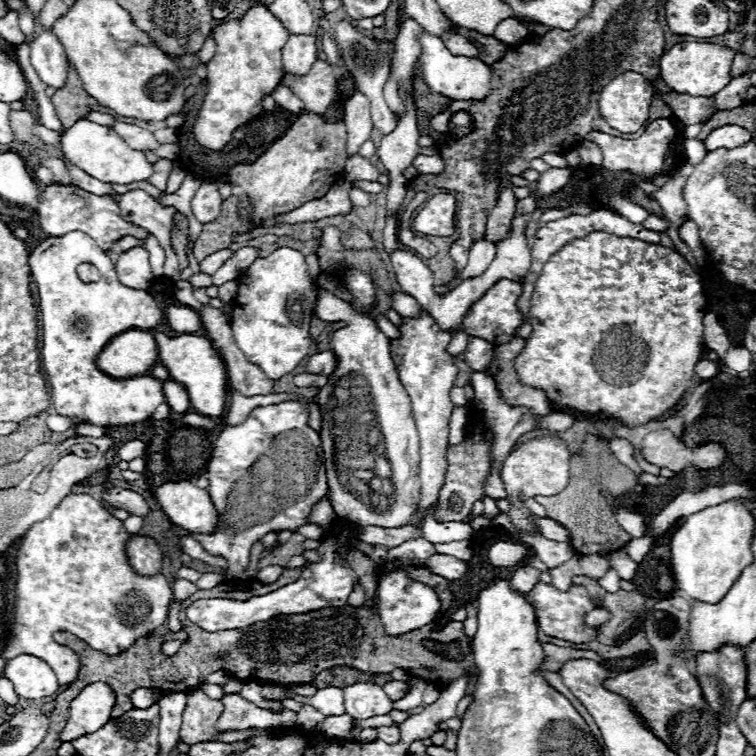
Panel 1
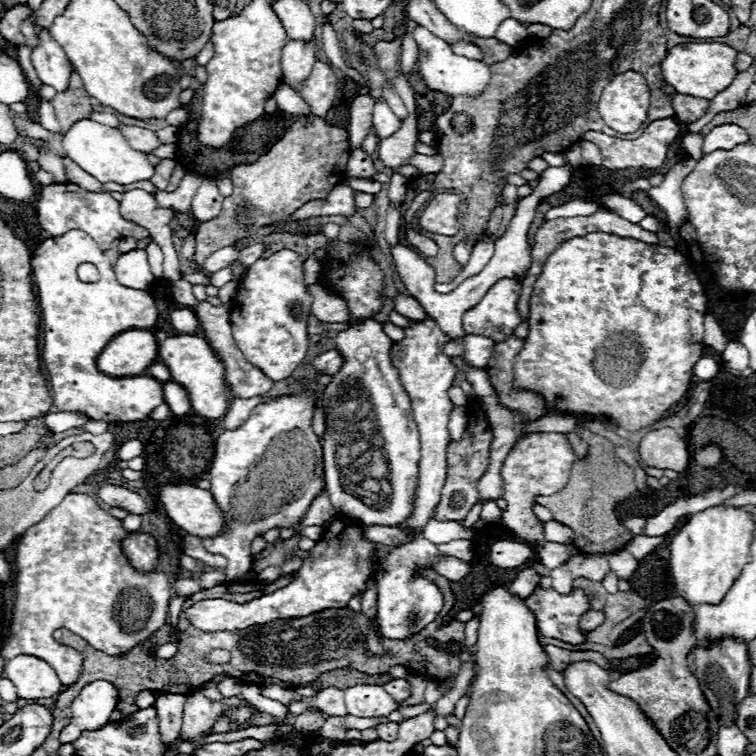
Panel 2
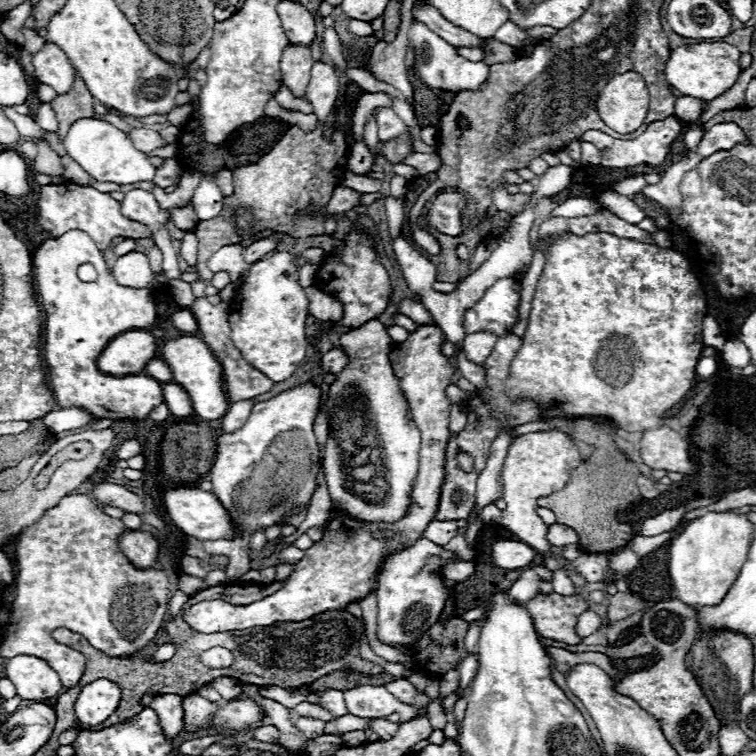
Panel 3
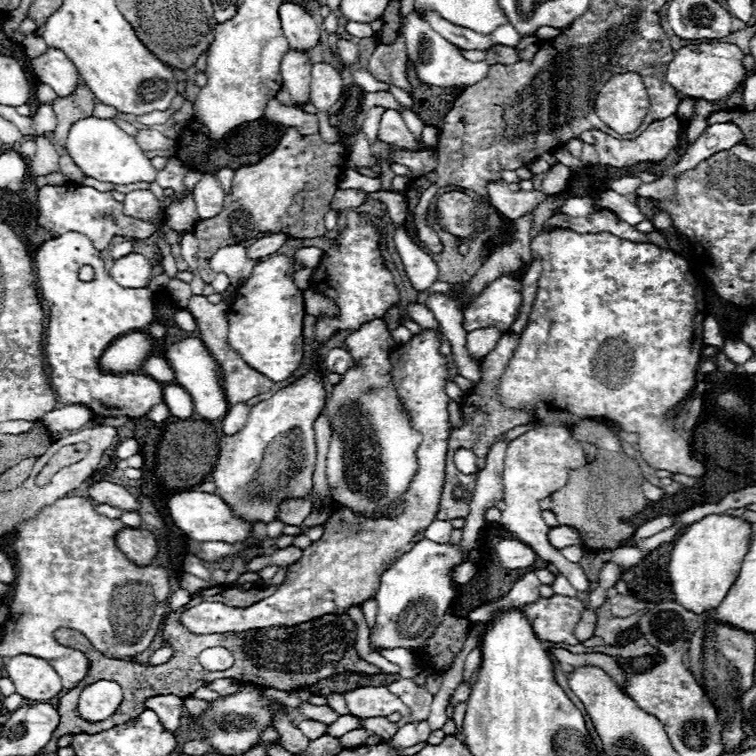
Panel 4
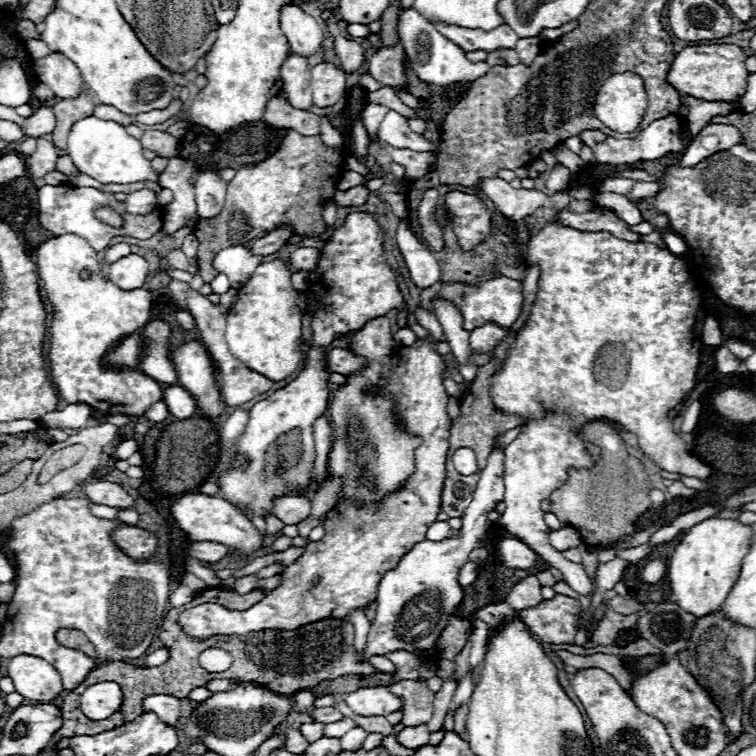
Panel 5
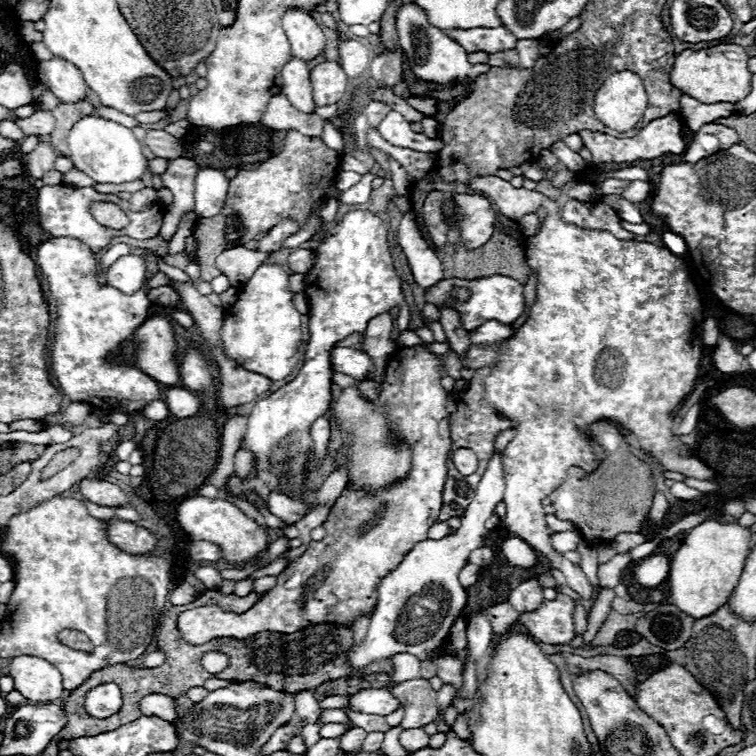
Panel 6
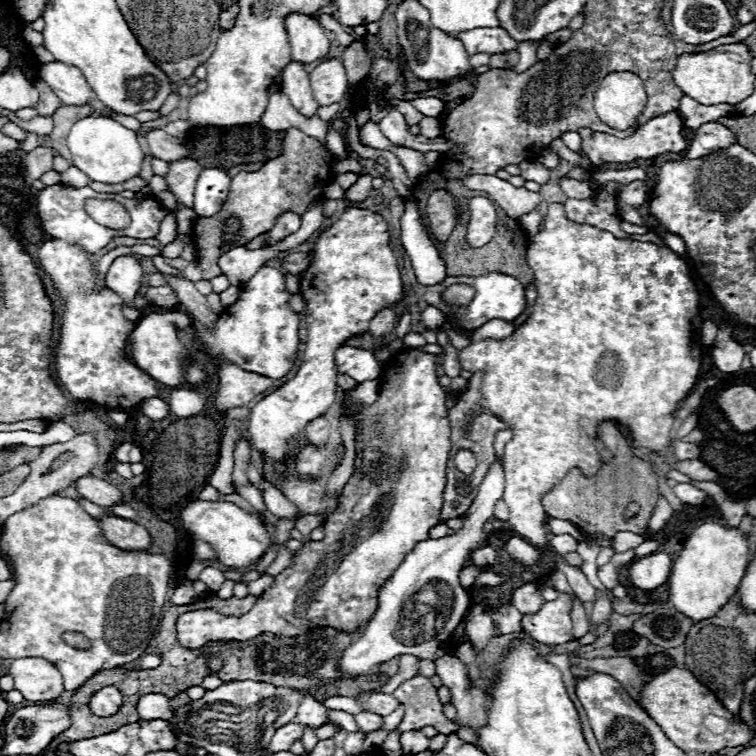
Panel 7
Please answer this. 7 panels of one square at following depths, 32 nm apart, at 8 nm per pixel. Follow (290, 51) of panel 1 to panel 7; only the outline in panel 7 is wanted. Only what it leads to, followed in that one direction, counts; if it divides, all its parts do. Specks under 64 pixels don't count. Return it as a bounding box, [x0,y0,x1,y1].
[282,62,318,116]

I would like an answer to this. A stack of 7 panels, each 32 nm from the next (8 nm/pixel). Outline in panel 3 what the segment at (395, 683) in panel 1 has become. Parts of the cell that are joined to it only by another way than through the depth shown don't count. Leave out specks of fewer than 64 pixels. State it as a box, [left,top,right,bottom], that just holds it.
[384,678,430,708]

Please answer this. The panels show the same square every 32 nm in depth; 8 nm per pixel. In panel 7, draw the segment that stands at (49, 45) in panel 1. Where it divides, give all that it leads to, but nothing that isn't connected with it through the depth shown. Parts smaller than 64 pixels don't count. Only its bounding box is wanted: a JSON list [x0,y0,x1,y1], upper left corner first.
[38,60,92,104]

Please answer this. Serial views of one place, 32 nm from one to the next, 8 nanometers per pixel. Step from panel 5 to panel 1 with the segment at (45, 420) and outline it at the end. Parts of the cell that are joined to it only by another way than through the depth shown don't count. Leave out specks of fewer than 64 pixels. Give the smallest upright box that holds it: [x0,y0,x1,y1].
[46,414,72,432]

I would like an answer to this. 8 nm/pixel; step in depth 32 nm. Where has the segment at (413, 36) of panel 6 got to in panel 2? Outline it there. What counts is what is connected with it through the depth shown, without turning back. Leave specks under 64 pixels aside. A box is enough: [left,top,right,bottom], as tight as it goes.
[414,26,492,98]

